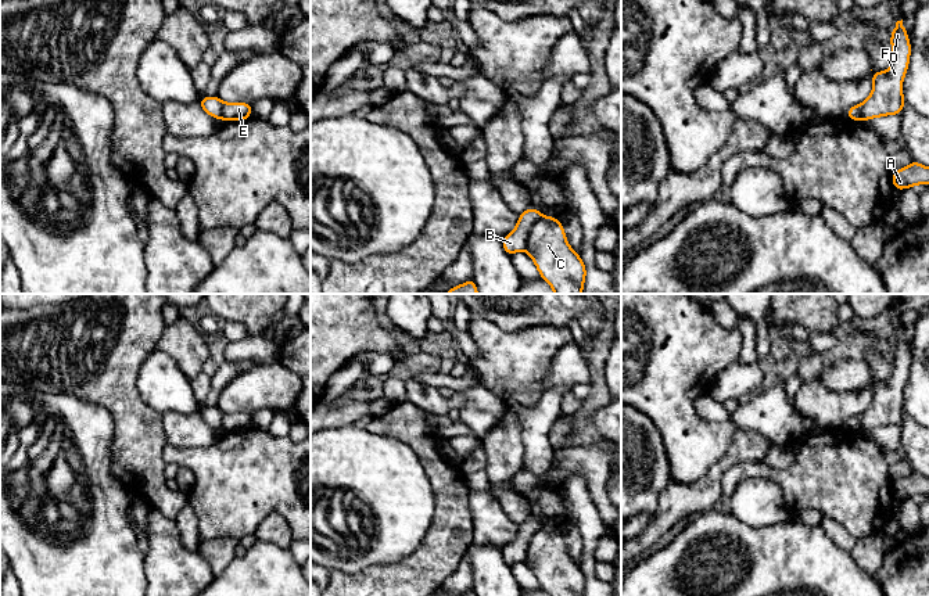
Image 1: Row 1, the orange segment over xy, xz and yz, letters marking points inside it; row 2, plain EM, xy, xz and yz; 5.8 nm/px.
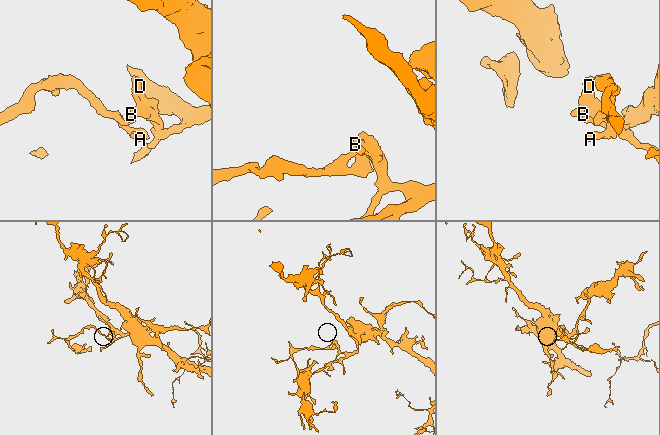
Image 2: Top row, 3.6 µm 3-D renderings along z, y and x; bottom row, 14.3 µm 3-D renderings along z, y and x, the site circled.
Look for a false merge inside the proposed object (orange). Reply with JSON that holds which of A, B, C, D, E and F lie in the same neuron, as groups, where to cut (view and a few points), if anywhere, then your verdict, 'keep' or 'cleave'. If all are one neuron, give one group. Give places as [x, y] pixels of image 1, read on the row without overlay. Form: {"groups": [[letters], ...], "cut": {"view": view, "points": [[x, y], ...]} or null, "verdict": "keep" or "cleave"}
{"groups": [["A", "B"], ["C", "D", "E", "F"]], "cut": {"view": "xz", "points": [[542, 527], [530, 539], [526, 559]]}, "verdict": "cleave"}

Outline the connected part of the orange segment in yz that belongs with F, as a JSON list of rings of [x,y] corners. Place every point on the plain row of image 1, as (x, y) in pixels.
[[[896,333],[890,344],[892,376],[886,383],[872,381],[872,403],[862,413],[862,431],[900,426],[905,412],[903,407],[903,389],[907,384],[911,366],[911,353],[903,335]]]

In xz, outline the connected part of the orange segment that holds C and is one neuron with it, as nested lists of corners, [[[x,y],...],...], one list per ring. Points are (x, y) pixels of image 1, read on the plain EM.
[[[542,527],[530,539],[527,563],[549,596],[584,596],[587,578],[568,556],[557,528]]]

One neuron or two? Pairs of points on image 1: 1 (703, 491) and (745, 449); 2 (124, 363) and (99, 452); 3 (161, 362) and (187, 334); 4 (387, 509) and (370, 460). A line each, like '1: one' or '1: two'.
1: one
2: two
3: two
4: one

